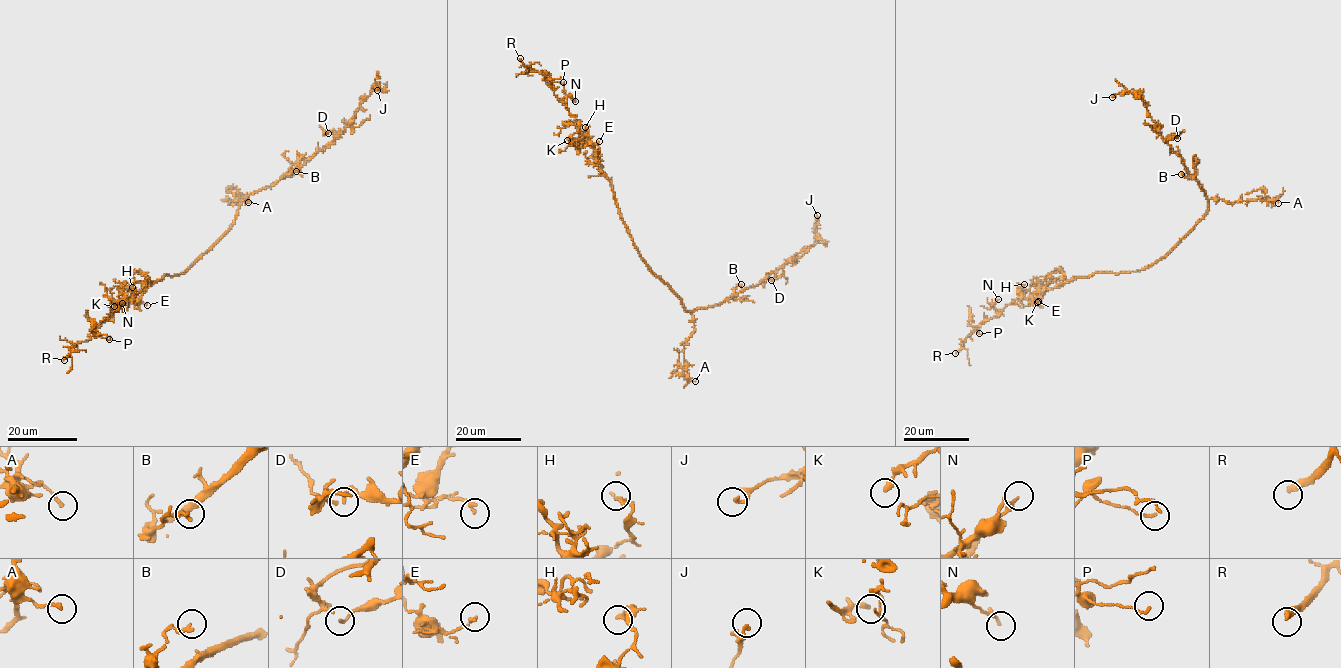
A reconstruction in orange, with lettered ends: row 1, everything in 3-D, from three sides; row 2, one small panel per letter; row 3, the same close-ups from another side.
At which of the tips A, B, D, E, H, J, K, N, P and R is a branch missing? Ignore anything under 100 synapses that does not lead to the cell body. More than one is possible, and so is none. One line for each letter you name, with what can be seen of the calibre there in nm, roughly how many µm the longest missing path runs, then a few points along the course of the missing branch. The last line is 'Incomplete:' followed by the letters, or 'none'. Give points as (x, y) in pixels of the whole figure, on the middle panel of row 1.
R: 360 nm thick; about 60 µm are missing
Incomplete: R

